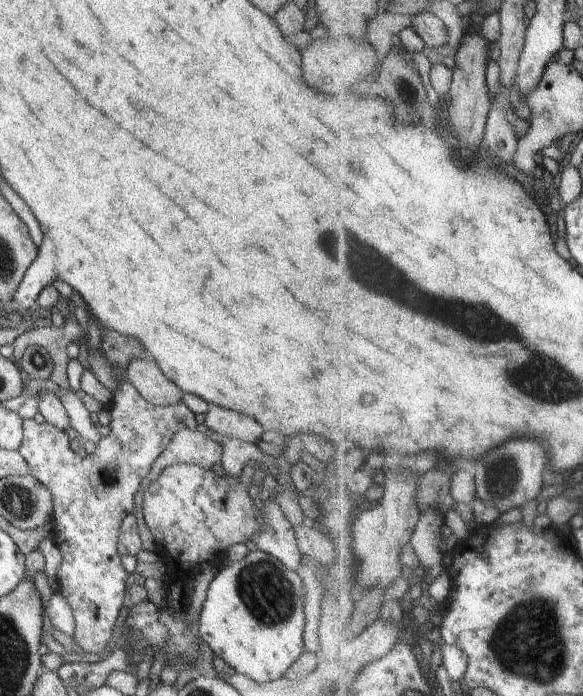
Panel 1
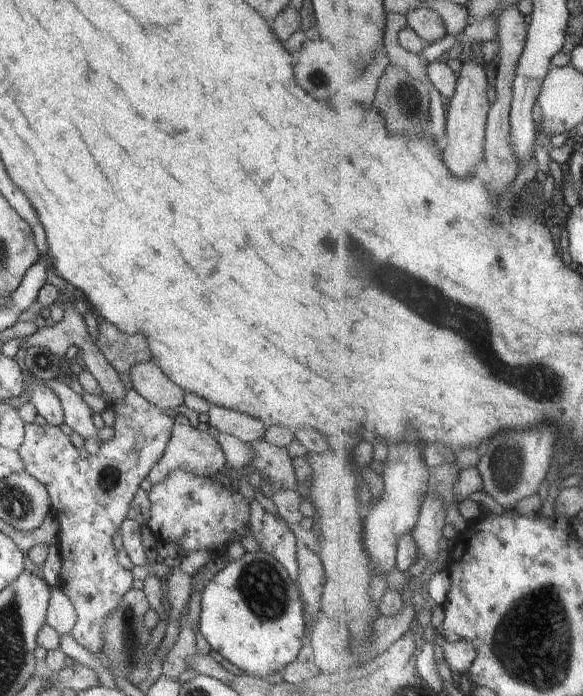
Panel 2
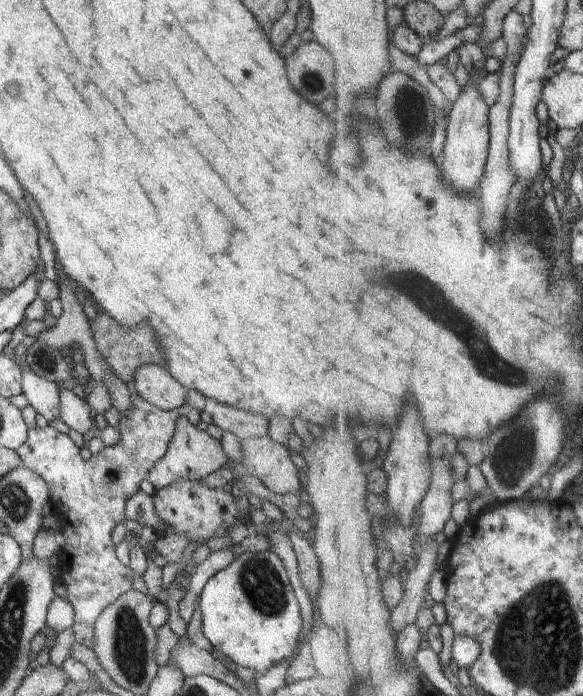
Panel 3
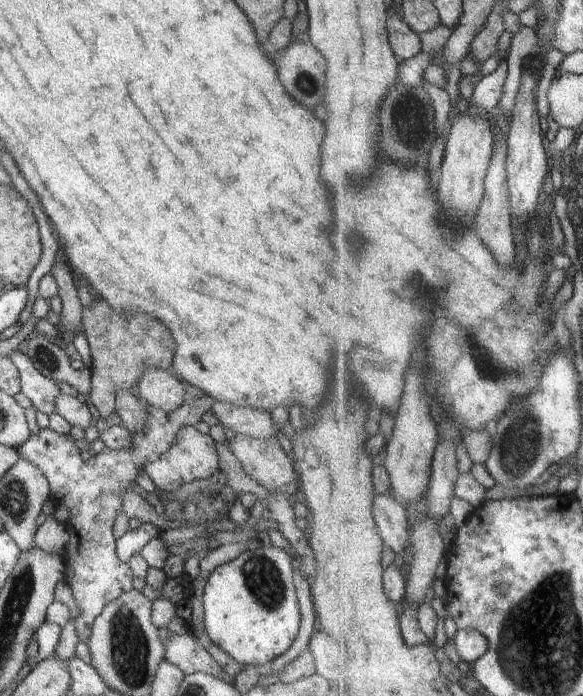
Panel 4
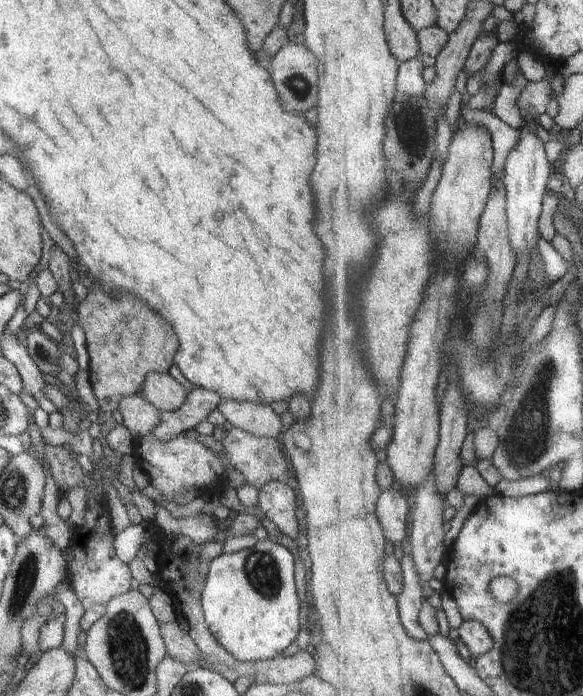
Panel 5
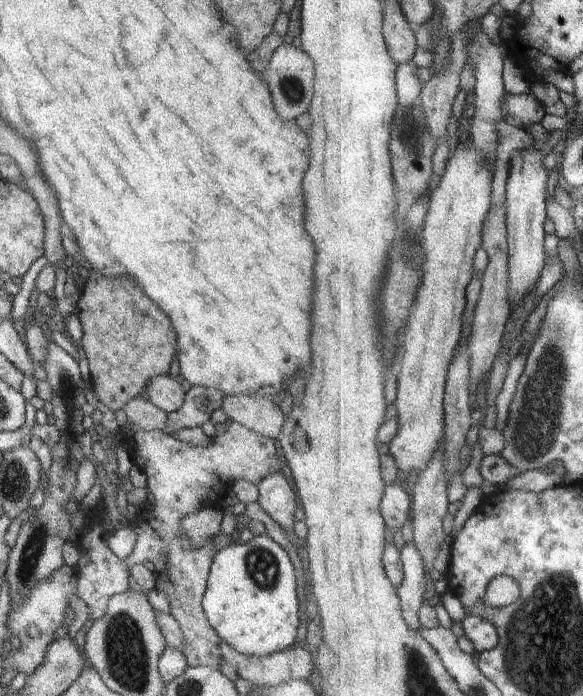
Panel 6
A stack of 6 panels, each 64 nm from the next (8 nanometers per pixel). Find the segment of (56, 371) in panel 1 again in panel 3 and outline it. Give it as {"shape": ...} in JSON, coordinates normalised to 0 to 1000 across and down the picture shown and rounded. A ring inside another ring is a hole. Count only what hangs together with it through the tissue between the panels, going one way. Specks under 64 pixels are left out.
{"shape":[[[101,404],[99,408],[103,415],[101,430],[108,443],[106,453],[103,457],[98,457],[98,463],[91,470],[82,470],[79,474],[67,477],[57,487],[48,489],[48,493],[53,490],[69,490],[77,496],[96,501],[105,509],[111,509],[122,496],[134,497],[132,511],[139,522],[151,530],[156,543],[161,545],[161,549],[172,550],[178,555],[178,557],[182,557],[190,569],[194,583],[201,586],[206,595],[214,595],[225,582],[225,566],[213,549],[199,540],[199,536],[189,529],[189,524],[182,520],[182,517],[178,517],[178,513],[166,501],[153,460],[144,451],[144,444],[136,438],[139,424],[127,424],[117,411],[103,408]]]}

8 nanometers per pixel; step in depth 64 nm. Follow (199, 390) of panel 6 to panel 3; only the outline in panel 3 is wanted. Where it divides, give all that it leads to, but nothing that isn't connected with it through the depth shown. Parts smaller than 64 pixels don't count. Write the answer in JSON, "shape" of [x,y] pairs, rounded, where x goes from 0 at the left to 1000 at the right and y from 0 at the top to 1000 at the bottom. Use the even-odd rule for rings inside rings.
{"shape":[[[226,565],[225,582],[206,596],[201,611],[206,619],[202,636],[180,641],[151,661],[141,659],[115,624],[87,611],[50,615],[45,635],[26,647],[39,670],[65,680],[81,695],[89,736],[106,754],[113,782],[105,789],[99,836],[110,839],[113,861],[129,879],[123,899],[129,922],[158,932],[165,889],[182,872],[226,846],[233,825],[202,805],[189,766],[199,753],[216,746],[216,720],[240,701],[254,677],[285,652],[307,601],[319,599],[336,614],[343,593],[319,579],[298,589],[280,591],[252,579],[237,565]]]}

